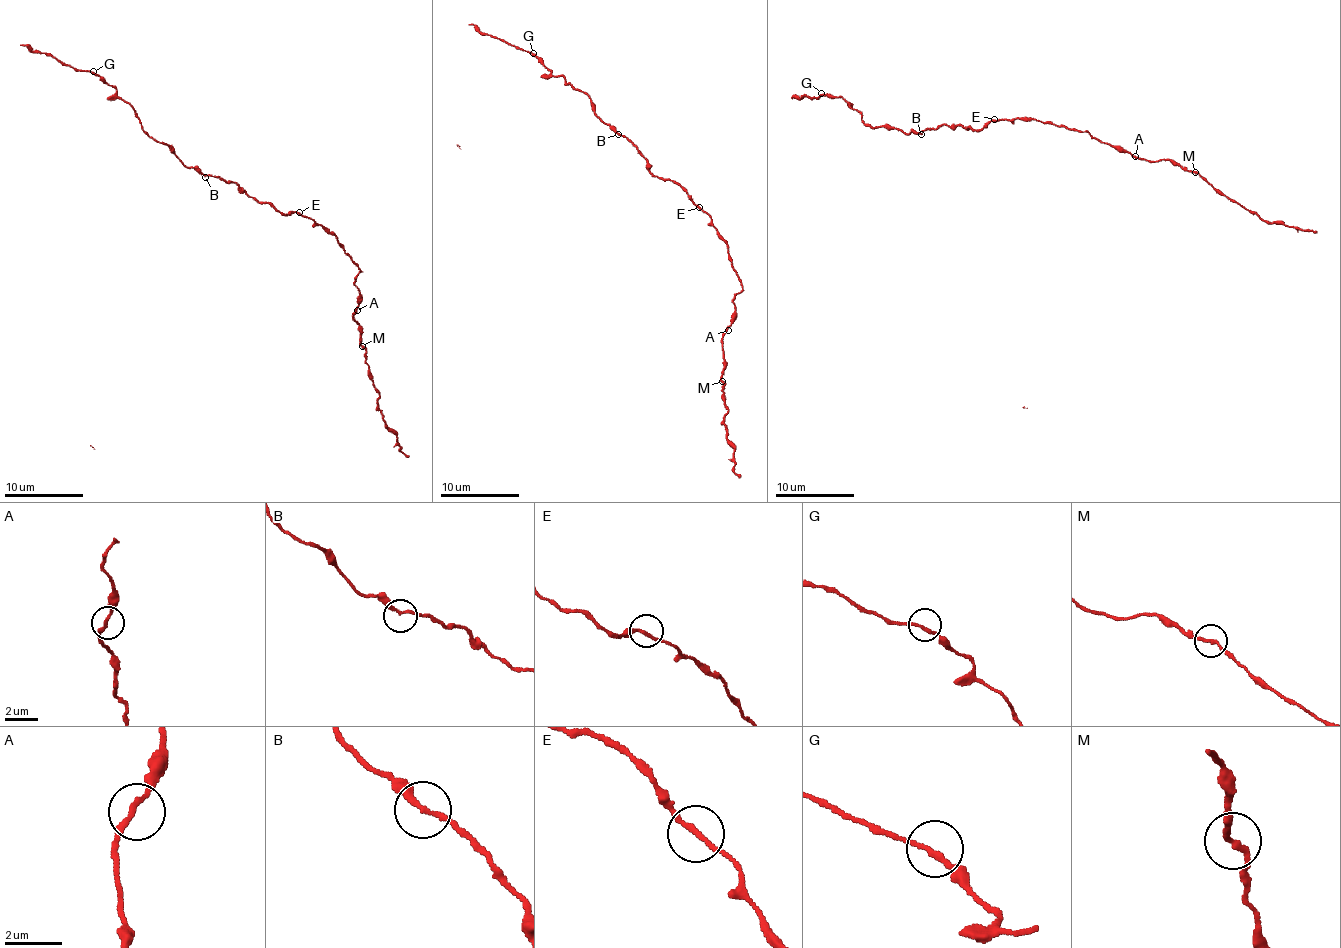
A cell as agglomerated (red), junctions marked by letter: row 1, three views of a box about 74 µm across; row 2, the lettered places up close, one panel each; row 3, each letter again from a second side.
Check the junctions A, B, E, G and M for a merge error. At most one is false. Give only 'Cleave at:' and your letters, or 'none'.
Cleave at: none

